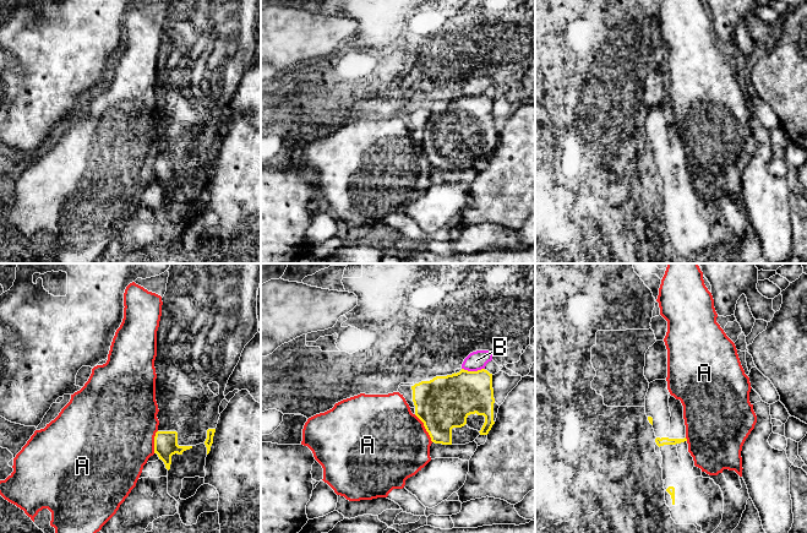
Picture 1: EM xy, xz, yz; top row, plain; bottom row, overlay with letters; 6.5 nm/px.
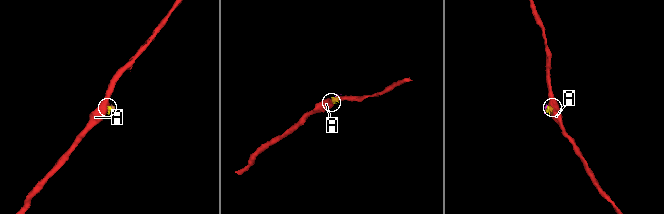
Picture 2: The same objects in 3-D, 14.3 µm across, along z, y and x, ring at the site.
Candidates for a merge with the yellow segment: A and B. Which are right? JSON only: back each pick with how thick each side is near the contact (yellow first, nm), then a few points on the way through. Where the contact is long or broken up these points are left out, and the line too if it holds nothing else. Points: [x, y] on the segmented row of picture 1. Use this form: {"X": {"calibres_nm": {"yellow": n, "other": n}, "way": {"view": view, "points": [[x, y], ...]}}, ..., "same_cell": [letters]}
{"same_cell": []}

